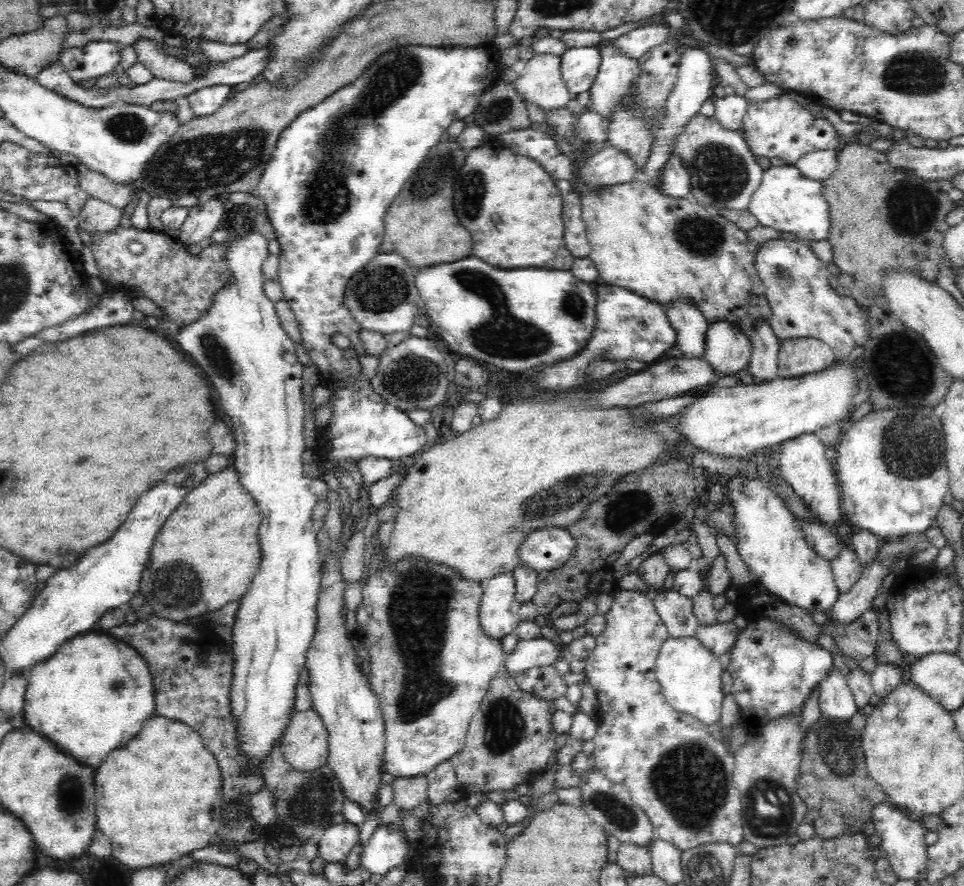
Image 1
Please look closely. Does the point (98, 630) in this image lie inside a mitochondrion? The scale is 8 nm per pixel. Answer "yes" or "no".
no

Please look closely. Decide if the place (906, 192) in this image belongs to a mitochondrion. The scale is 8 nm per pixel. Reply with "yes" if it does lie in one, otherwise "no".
yes

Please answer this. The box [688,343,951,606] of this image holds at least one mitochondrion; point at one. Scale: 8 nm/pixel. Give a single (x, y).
(913, 452)

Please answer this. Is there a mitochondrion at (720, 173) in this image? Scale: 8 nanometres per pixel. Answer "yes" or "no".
yes

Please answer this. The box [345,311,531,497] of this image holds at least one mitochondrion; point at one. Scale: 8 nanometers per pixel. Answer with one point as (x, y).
(411, 379)

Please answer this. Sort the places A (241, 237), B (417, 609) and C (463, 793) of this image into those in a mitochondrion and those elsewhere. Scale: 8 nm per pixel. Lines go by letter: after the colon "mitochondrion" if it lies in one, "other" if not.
A: other
B: mitochondrion
C: other

